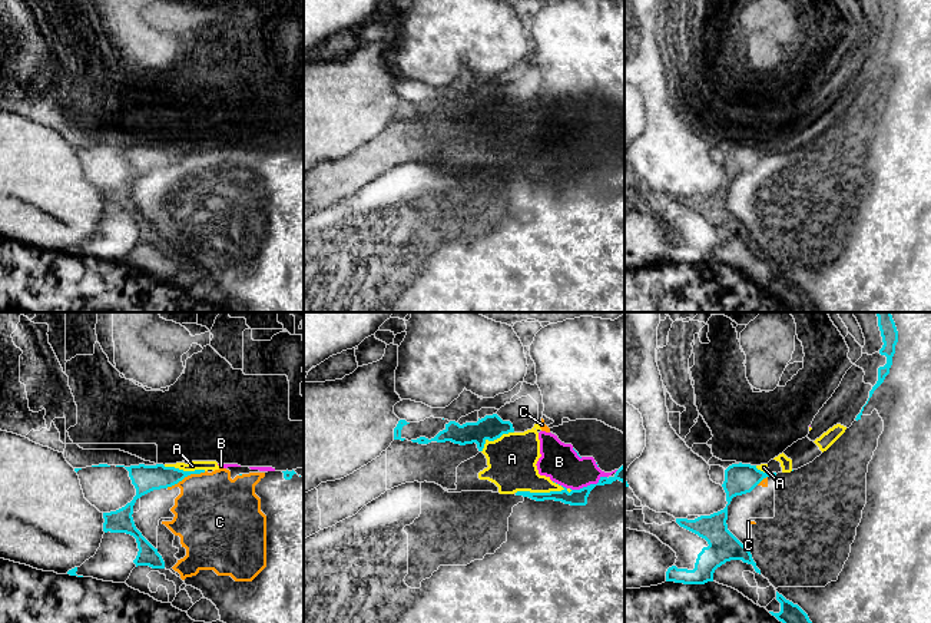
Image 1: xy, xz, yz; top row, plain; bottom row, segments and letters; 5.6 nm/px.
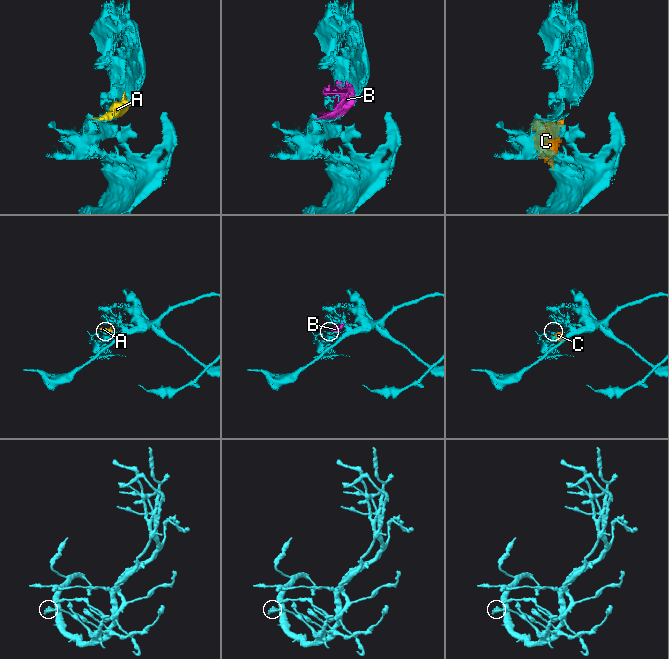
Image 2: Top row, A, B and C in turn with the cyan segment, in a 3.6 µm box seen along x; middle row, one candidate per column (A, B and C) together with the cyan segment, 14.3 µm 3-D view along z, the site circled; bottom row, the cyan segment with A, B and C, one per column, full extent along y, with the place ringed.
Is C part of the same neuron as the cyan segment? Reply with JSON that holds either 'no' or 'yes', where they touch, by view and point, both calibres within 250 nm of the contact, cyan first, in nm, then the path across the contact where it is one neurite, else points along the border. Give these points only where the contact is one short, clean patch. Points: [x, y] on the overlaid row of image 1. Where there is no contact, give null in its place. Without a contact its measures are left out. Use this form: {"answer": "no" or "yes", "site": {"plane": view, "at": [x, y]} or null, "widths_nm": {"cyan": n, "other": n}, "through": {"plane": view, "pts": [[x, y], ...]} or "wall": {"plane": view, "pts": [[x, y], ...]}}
{"answer": "no", "site": {"plane": "xy", "at": [185, 476]}, "widths_nm": {"cyan": 150, "other": 420}}

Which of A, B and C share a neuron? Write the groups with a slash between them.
A B / C

